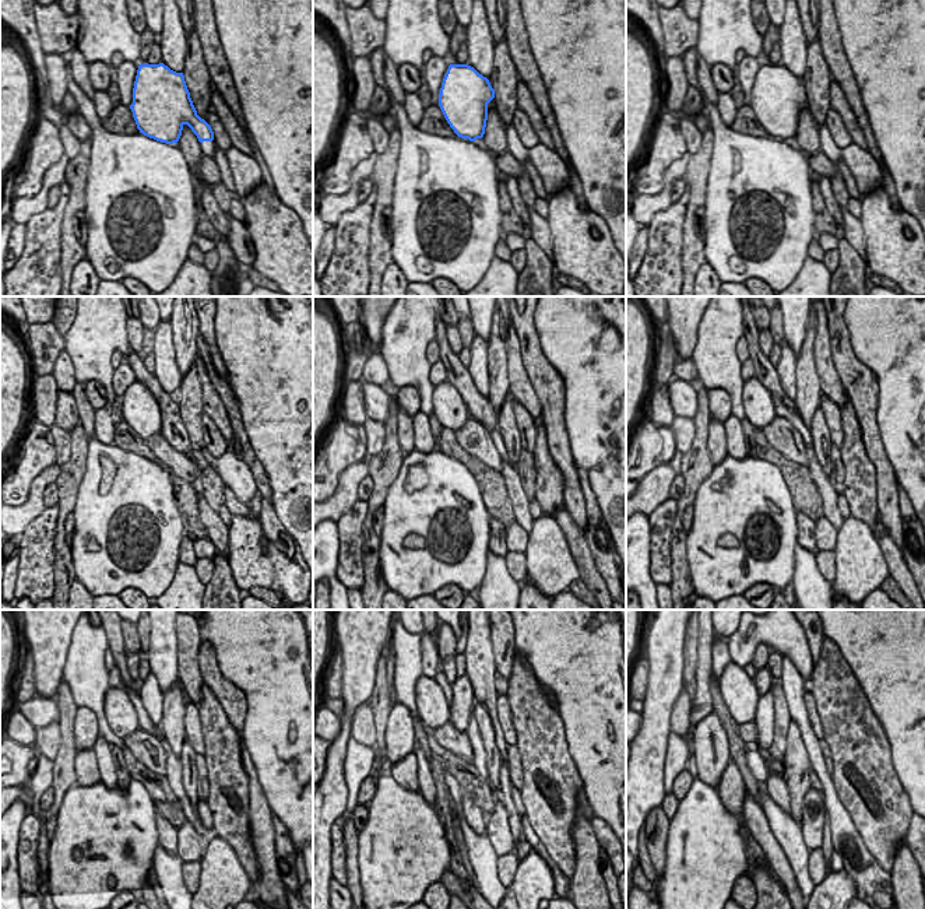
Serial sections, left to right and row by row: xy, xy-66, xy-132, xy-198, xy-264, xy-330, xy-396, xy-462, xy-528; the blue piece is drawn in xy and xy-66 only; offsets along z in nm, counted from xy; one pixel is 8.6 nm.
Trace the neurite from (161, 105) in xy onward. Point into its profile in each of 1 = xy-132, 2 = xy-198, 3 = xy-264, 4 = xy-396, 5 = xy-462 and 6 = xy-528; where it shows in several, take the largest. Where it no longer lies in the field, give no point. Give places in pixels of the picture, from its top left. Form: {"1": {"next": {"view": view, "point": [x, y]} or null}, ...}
{"1": {"next": {"view": "xy-132", "point": [777, 95]}}, "2": {"next": {"view": "xy-198", "point": [140, 410]}}, "3": {"next": {"view": "xy-264", "point": [449, 407]}}, "4": {"next": {"view": "xy-396", "point": [125, 715]}}, "5": {"next": {"view": "xy-462", "point": [432, 702]}}, "6": {"next": {"view": "xy-528", "point": [737, 687]}}}

